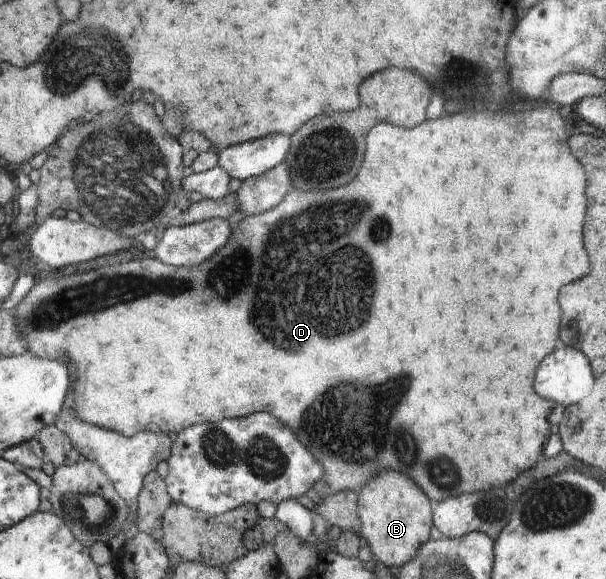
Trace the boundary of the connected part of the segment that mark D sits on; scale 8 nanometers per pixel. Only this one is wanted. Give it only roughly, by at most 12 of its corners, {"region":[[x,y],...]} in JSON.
{"region":[[552,108],[368,136],[199,267],[40,278],[133,437],[258,410],[434,503],[542,460]]}

